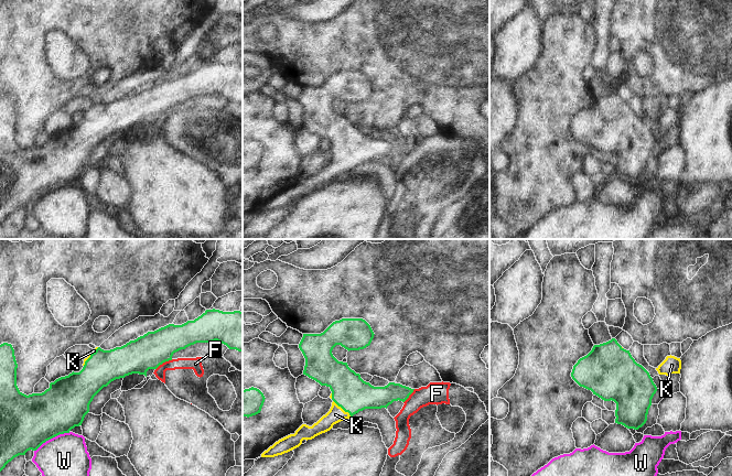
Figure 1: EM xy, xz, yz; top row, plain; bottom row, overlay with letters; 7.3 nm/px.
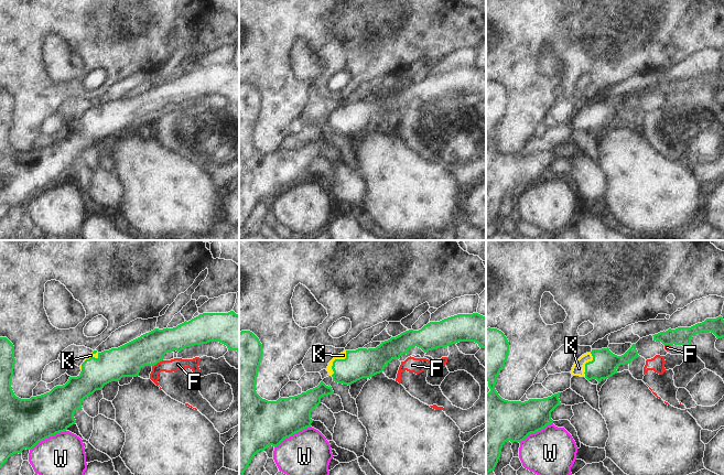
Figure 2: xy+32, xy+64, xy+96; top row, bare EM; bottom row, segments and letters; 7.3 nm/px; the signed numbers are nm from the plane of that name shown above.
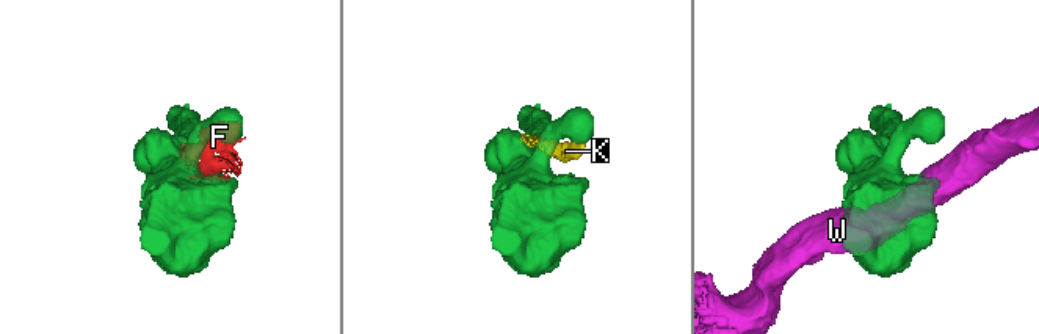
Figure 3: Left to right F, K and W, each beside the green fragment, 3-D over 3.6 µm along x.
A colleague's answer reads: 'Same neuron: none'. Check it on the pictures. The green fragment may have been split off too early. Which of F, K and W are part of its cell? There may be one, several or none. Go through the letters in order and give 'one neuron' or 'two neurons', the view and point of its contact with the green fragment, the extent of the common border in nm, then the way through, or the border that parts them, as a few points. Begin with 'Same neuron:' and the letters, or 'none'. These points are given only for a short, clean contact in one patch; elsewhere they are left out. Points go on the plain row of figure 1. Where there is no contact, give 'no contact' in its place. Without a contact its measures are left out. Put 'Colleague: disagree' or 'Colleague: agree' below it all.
Same neuron: K
F: two neurons | xy (163, 115) | 150 nm | along xy (172, 112), (163, 115), (155, 122)
K: one neuron | xz (342, 161) | 180 nm | across xz (350, 144), (350, 150), (342, 161), (335, 168)
W: two neurons | xy (52, 191) | 300 nm
Colleague: disagree

